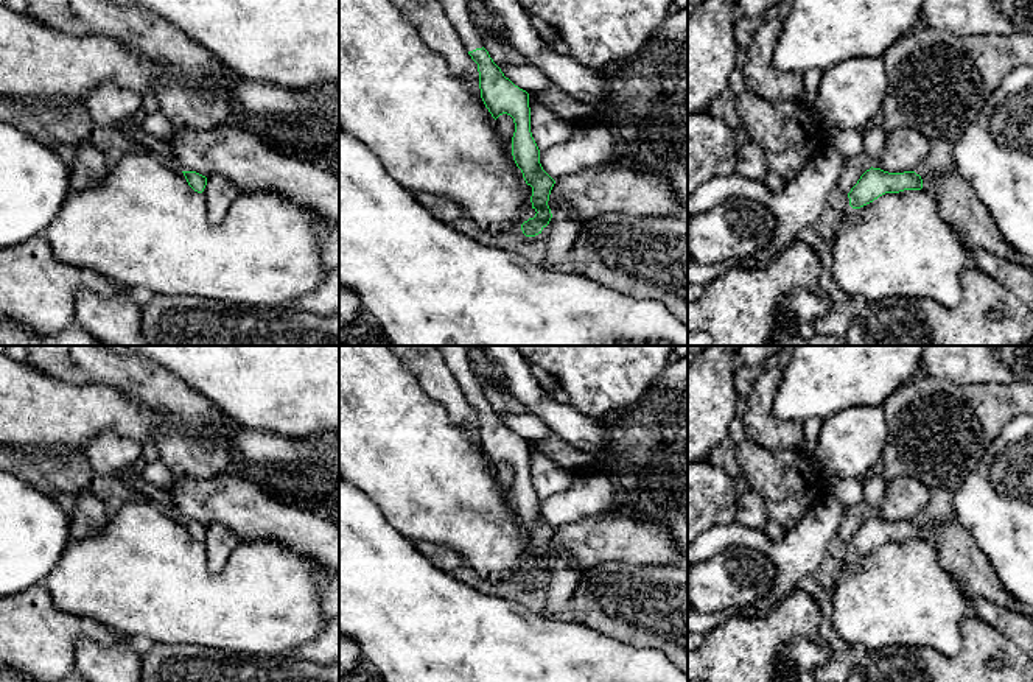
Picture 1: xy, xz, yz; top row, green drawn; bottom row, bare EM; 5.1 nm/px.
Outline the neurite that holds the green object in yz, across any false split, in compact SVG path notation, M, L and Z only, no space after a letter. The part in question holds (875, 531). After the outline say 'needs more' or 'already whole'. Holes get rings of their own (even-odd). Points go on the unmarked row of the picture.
M881 517L867 519L848 542L849 554L860 557L885 542L921 539L923 528L915 520L888 522Z; already whole

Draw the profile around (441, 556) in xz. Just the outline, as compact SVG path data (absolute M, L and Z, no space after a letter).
M415 542L415 548L440 571L453 573L465 565L464 559L443 543Z

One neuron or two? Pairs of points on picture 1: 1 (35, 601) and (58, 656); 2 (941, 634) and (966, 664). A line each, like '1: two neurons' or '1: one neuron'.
1: one neuron
2: two neurons

